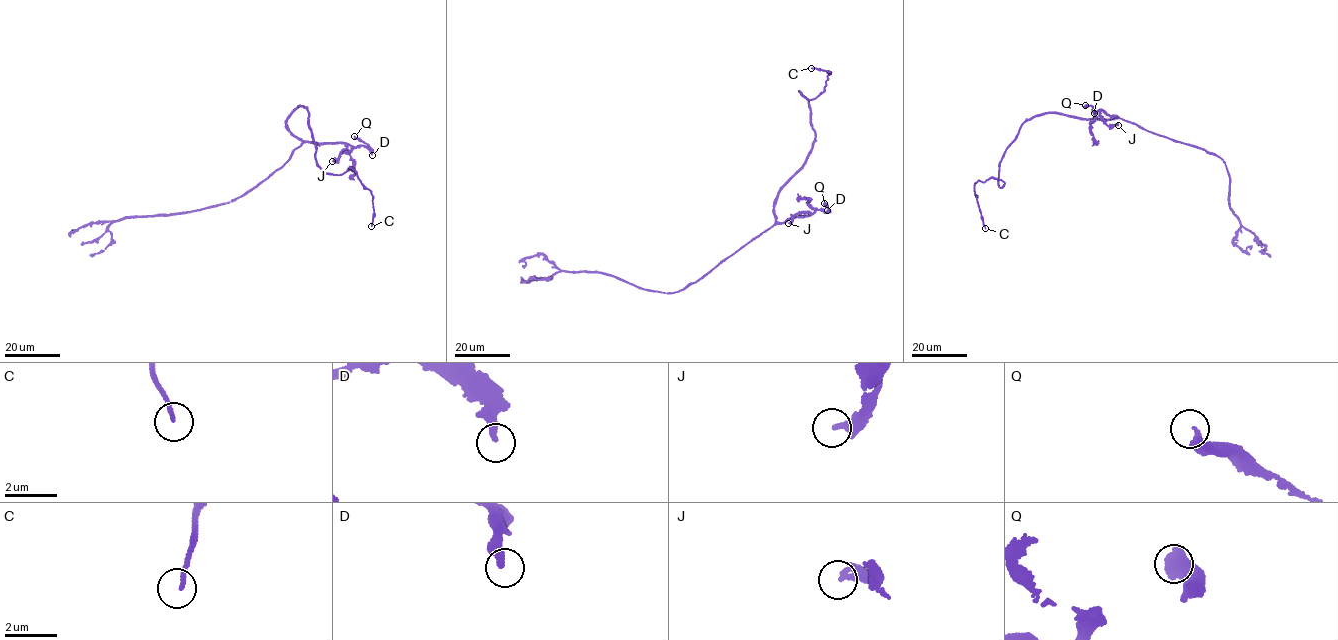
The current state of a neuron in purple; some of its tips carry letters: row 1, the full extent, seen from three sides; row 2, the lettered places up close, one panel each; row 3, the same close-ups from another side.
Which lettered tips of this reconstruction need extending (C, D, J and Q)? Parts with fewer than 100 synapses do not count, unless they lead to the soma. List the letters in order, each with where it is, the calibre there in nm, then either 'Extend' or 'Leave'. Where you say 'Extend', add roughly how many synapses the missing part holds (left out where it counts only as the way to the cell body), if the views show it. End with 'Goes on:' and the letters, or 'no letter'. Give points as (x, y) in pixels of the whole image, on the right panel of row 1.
C: Place: (985, 228). Thickness 150 nm. Leave
D: Place: (1094, 113). Thickness 260 nm. Leave
J: Place: (1118, 125). Thickness 320 nm. Leave
Q: Place: (1085, 105). Thickness 320 nm. Leave
Goes on: no letter

